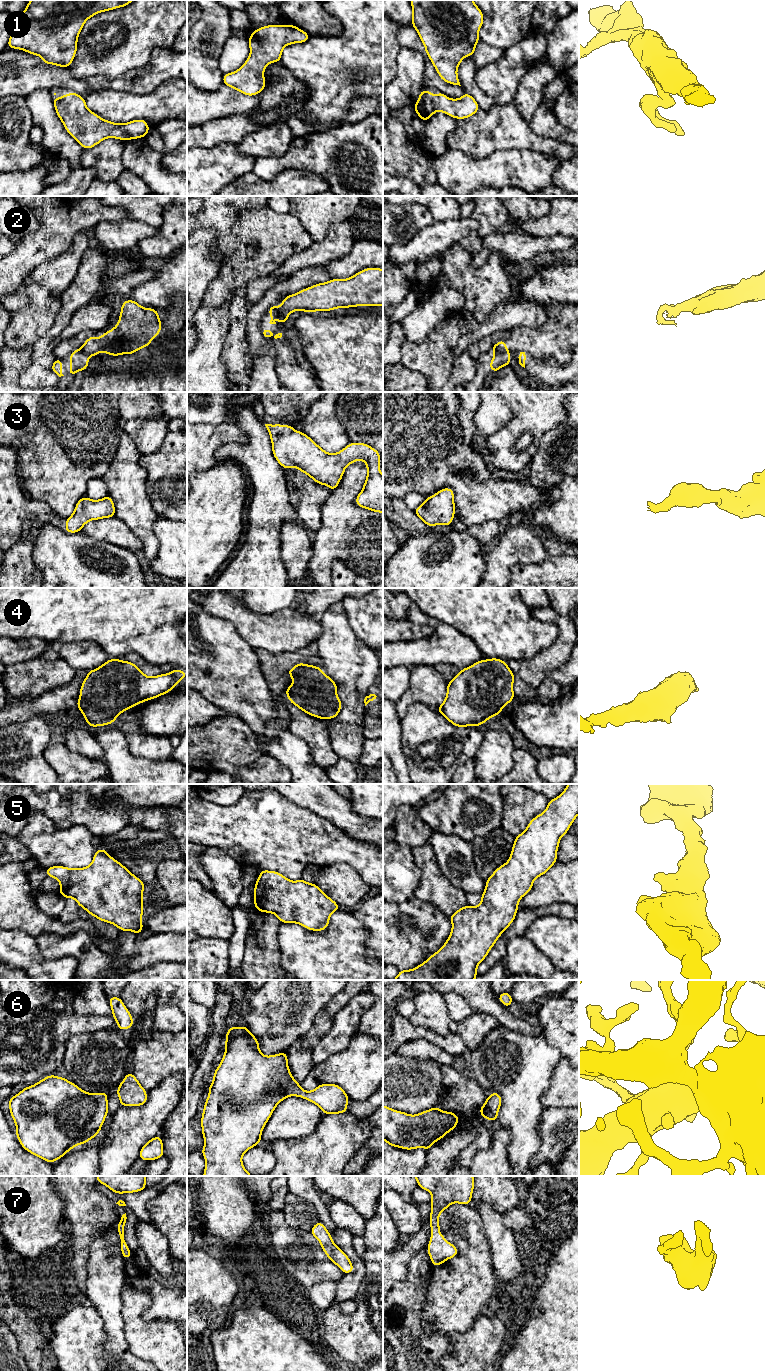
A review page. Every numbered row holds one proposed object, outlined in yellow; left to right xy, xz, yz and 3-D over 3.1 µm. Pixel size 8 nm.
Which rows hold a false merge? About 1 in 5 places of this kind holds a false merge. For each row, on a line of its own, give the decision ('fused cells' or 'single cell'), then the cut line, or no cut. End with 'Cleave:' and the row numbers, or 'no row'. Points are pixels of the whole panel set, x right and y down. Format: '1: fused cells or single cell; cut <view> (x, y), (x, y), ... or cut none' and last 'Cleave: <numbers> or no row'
1: single cell; cut none
2: fused cells; cut xz (280, 306), (280, 317), (284, 321)
3: single cell; cut none
4: single cell; cut none
5: single cell; cut none
6: single cell; cut none
7: single cell; cut none
Cleave: 2

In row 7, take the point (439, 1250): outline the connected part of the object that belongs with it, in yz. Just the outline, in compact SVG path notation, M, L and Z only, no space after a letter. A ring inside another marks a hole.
M413 1176L418 1187L432 1194L430 1202L430 1242L427 1247L434 1267L458 1255L455 1245L449 1243L440 1232L439 1216L452 1203L470 1205L474 1190L473 1176Z

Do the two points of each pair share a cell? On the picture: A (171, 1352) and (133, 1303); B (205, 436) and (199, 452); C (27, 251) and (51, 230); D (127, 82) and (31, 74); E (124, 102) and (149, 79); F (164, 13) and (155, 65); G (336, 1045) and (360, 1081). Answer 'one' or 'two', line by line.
A: one
B: one
C: one
D: one
E: two
F: two
G: two

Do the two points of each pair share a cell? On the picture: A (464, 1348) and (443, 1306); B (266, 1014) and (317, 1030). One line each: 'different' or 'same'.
A: different
B: different

